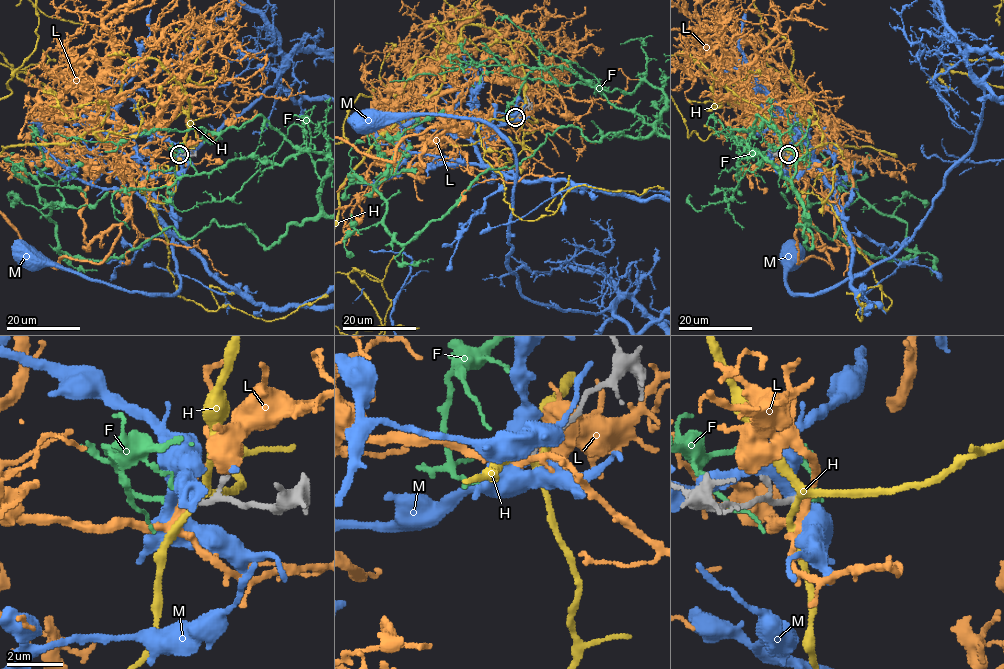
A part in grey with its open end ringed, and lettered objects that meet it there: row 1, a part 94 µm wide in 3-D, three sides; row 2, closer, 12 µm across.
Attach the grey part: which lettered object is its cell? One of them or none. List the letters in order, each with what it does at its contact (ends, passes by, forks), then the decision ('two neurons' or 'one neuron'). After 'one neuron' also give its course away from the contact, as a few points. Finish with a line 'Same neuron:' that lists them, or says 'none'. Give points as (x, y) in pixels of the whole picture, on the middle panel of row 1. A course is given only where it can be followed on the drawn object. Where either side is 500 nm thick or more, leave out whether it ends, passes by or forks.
F: it ends there; one neuron
H: it forks there; two neurons
L: it passes by; two neurons
M: it passes by; two neurons
Same neuron: F

